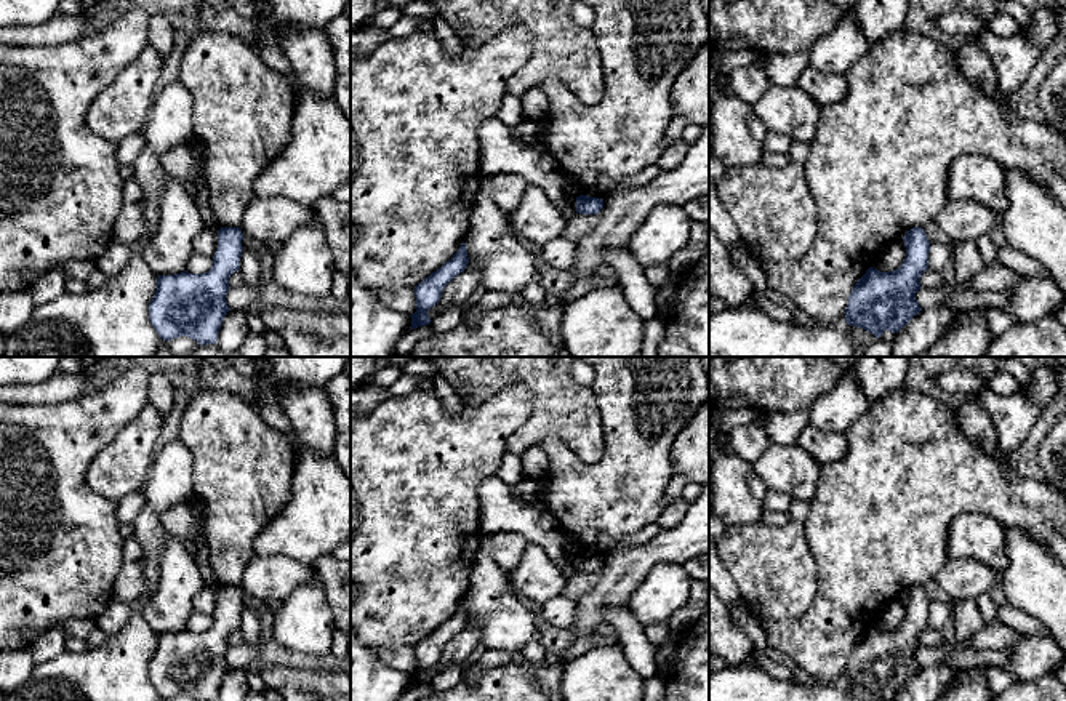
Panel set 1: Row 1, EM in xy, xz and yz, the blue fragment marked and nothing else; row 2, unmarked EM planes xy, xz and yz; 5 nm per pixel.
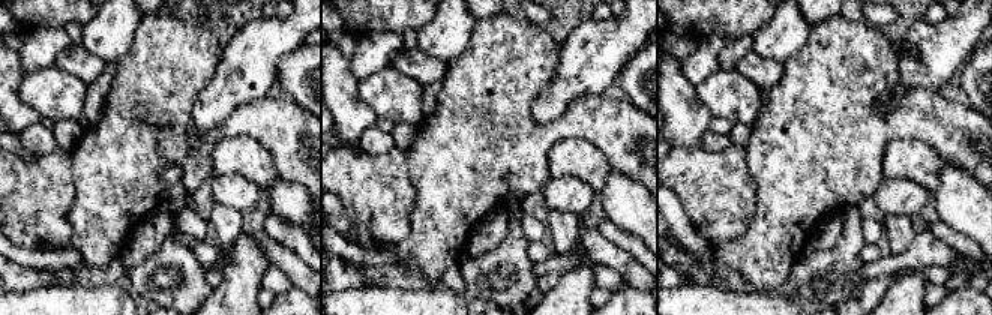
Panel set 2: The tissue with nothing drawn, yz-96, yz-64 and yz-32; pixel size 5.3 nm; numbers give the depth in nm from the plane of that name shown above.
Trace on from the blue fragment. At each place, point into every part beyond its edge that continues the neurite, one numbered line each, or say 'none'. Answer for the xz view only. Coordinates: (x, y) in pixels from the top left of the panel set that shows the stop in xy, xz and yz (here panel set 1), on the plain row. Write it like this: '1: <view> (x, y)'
none

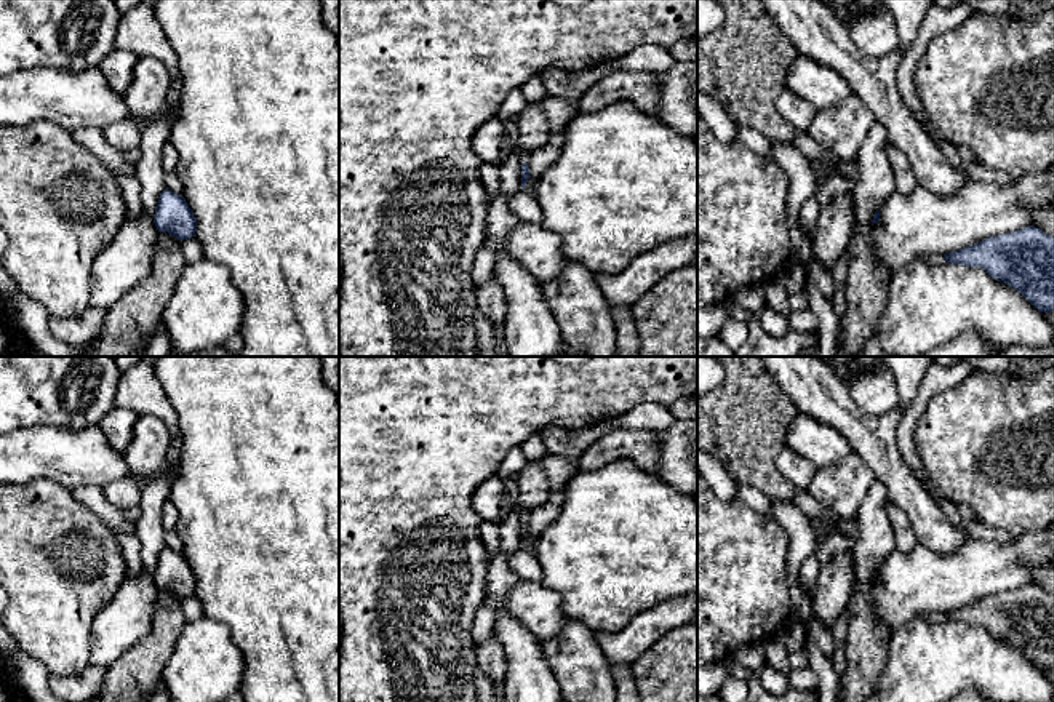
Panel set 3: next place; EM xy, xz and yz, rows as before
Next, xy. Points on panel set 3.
none

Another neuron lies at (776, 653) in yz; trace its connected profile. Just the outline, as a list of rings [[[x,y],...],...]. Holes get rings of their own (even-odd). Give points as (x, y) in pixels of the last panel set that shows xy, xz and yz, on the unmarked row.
[[[776,633],[763,643],[766,664],[784,675],[790,673],[789,649],[784,643],[782,633]]]

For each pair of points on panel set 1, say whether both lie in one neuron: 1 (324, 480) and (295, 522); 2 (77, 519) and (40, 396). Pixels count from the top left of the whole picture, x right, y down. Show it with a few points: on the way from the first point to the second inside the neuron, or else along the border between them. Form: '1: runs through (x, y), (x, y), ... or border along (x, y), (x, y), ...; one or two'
1: runs through (320, 490), (320, 496), (304, 512); one
2: border along (79, 396), (55, 404), (16, 404); two

